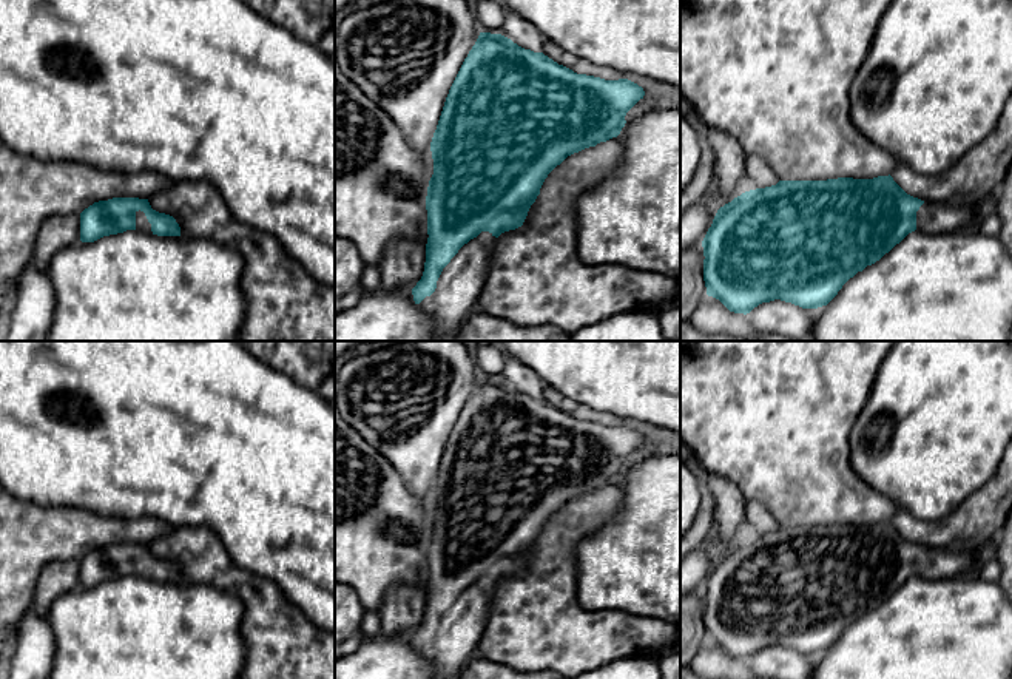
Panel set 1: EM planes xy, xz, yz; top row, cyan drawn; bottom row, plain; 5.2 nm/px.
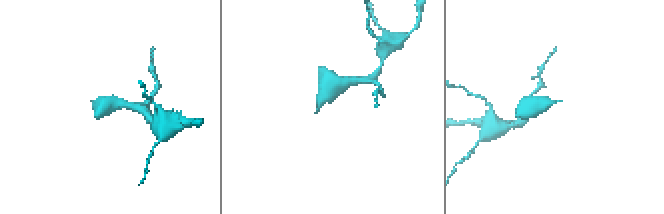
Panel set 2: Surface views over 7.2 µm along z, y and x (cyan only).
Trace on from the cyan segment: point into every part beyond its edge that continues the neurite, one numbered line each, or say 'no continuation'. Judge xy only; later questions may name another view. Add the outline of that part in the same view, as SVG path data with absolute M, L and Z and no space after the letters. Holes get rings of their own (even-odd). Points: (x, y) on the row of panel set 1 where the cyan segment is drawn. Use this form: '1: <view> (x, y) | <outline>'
1: xy (142, 224) | M136 211L136 230L140 233L148 233L151 235L151 224L148 222L147 216L143 211Z

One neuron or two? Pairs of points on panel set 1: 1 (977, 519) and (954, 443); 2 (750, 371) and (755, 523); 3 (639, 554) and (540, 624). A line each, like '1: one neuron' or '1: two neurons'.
1: two neurons
2: two neurons
3: two neurons

